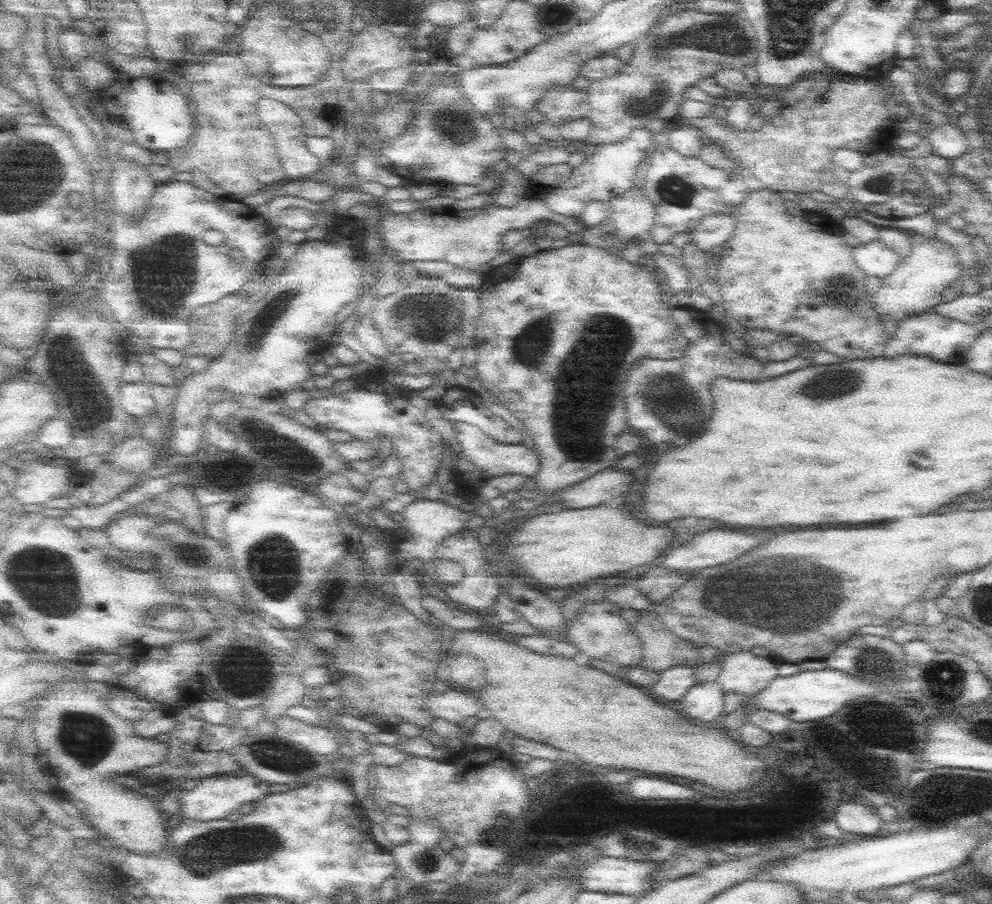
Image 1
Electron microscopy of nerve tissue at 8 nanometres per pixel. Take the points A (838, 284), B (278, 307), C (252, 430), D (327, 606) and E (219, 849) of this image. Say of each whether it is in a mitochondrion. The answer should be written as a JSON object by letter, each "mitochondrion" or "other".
{"A":"mitochondrion","B":"mitochondrion","C":"other","D":"mitochondrion","E":"mitochondrion"}

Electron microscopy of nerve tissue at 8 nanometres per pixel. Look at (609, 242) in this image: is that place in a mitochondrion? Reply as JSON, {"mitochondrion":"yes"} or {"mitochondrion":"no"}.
{"mitochondrion":"no"}

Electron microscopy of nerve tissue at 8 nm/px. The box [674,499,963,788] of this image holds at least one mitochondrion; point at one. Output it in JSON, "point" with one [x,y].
{"point":[747,598]}

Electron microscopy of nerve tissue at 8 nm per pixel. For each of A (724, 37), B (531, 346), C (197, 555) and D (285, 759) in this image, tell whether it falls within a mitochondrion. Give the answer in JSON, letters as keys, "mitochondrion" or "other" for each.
{"A":"mitochondrion","B":"mitochondrion","C":"mitochondrion","D":"mitochondrion"}

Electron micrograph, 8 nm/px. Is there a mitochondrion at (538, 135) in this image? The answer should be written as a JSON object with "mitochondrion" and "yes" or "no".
{"mitochondrion":"no"}

